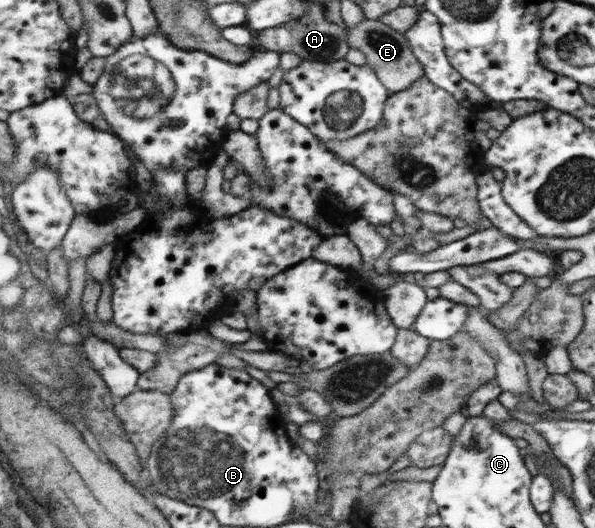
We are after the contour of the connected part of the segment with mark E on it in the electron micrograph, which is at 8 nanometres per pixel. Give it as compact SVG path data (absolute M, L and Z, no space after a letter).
M365 17L360 23L346 29L346 32L346 41L350 49L361 51L366 56L366 64L373 68L382 85L390 93L408 89L418 78L425 75L422 64L411 52L405 35L394 31L380 20L369 20Z

